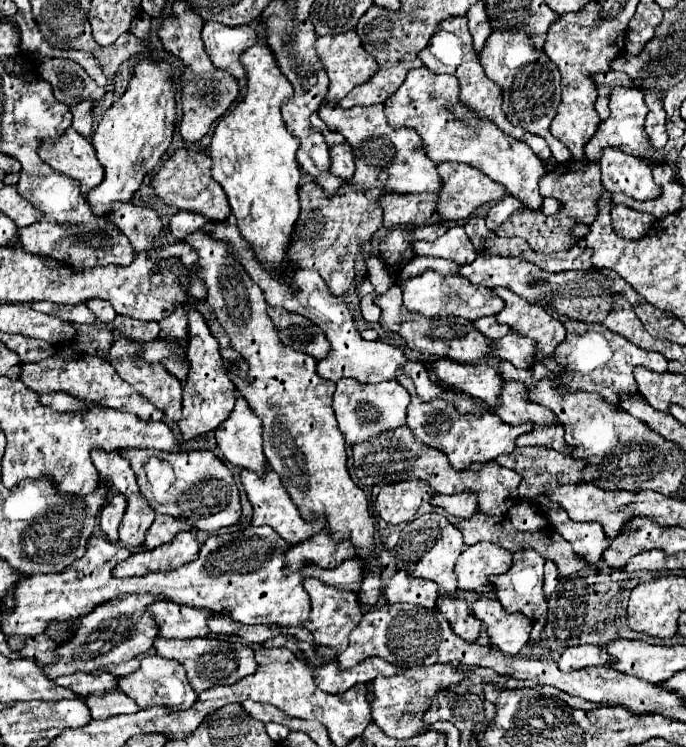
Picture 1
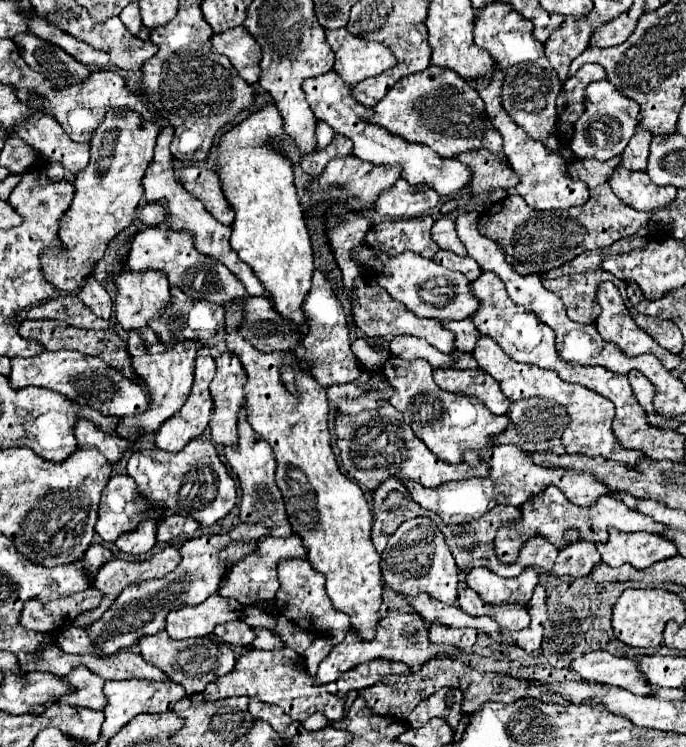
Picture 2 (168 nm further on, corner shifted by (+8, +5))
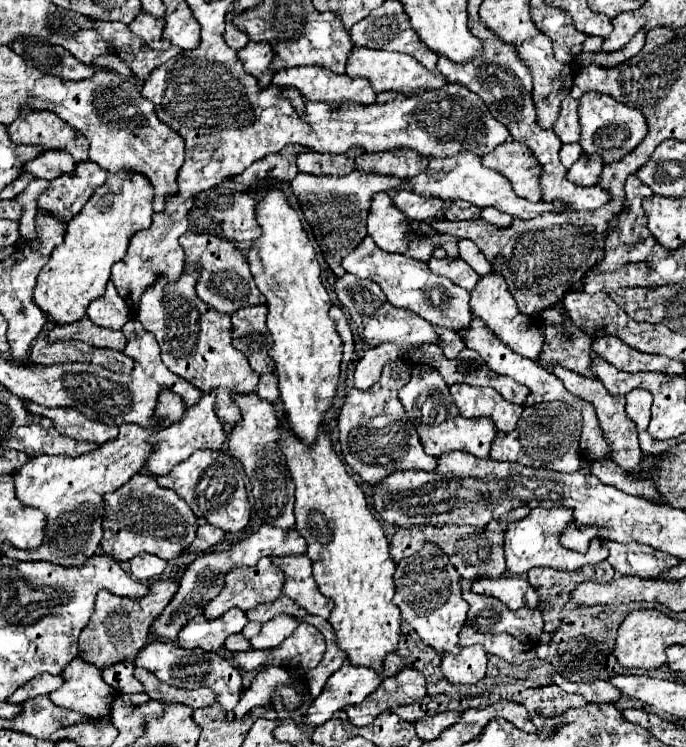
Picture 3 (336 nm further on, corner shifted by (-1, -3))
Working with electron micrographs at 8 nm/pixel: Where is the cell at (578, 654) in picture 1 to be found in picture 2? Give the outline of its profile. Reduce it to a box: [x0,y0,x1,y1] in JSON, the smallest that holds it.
[572,652,650,696]

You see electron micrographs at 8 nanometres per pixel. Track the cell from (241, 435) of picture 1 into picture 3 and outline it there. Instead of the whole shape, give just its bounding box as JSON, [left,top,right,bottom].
[137,280,259,424]

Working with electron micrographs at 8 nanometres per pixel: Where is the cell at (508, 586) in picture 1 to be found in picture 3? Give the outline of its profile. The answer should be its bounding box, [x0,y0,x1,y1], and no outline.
[471,576,539,610]

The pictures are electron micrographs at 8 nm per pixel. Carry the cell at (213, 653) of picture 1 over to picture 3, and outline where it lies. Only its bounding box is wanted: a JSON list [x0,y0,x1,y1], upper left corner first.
[133,640,243,710]

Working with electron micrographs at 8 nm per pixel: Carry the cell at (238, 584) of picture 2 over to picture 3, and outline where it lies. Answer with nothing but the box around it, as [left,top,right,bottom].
[205,558,285,618]

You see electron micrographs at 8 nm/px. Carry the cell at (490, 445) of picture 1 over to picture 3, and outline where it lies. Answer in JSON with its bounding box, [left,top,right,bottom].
[399,364,497,458]

